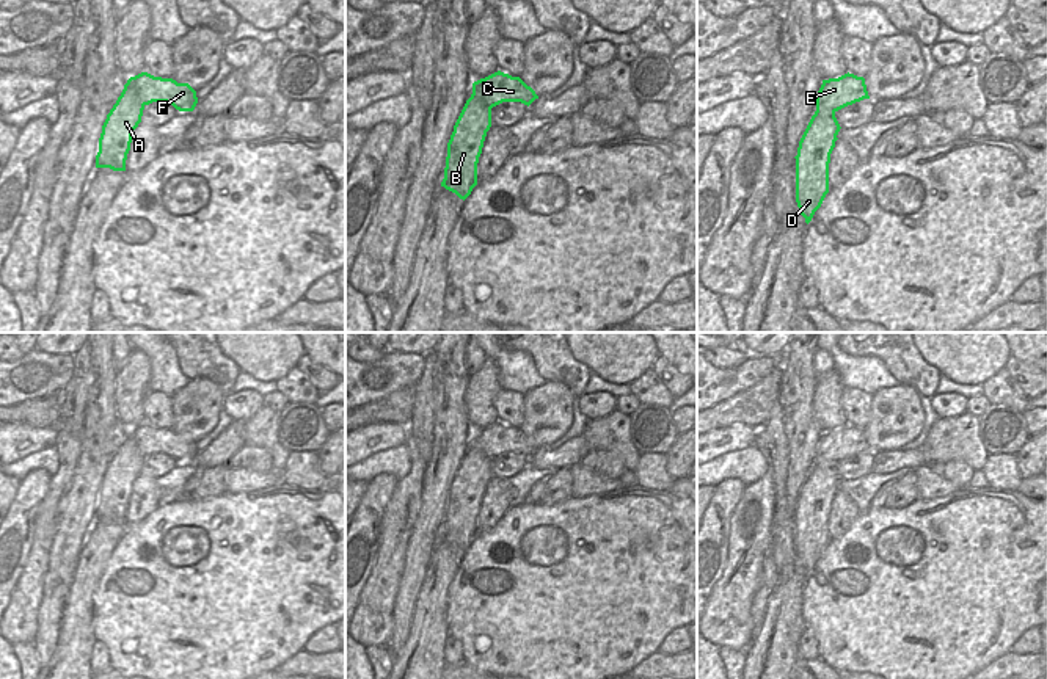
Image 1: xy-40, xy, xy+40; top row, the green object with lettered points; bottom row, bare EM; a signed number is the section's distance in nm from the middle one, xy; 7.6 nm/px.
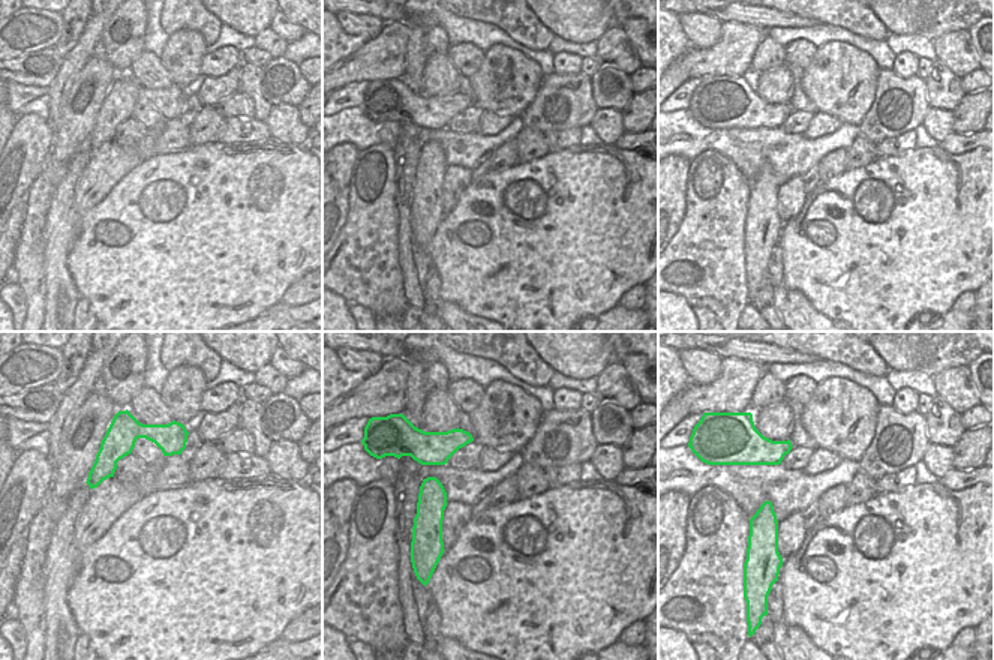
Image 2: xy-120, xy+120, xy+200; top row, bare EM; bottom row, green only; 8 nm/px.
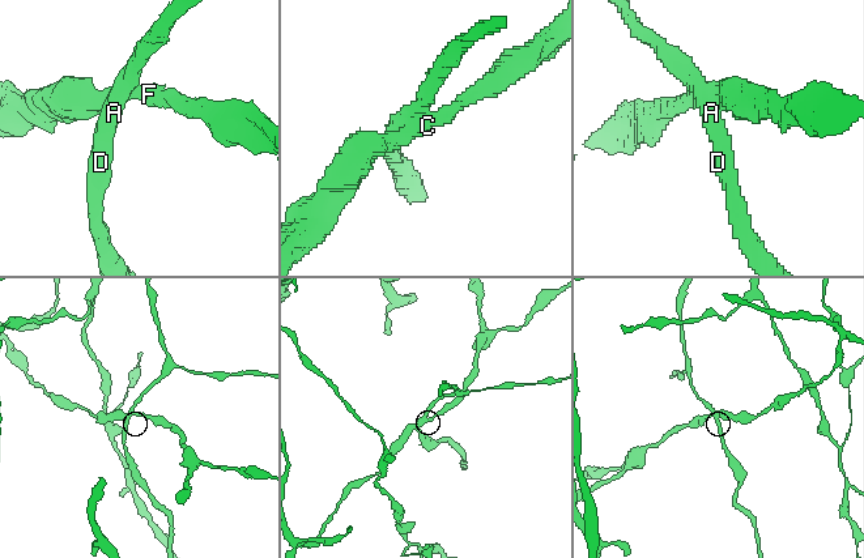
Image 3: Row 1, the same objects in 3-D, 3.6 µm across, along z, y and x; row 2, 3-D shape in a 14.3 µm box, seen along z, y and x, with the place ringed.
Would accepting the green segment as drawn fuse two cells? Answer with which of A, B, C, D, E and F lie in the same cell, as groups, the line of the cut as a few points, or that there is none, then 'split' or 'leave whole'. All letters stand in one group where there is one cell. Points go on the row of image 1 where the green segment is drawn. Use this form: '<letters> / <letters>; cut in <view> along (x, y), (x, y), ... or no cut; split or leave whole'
A B D / C E F; cut in xy-40 along (129, 79), (135, 94), (145, 104); split

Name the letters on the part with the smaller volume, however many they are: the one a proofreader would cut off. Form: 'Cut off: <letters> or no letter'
Cut off: A, B, D.

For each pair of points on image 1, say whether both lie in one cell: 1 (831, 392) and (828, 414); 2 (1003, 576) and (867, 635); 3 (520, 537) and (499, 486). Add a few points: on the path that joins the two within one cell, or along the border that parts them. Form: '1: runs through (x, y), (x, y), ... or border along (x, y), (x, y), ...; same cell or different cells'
1: runs through (828, 397), (828, 410); same cell
2: runs through (969, 576), (926, 596), (901, 601); same cell
3: border along (512, 507), (490, 529), (479, 530); different cells

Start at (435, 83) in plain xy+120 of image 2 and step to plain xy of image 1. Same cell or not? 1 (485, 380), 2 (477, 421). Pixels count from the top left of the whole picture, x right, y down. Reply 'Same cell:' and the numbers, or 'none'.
Same cell: 1, 2

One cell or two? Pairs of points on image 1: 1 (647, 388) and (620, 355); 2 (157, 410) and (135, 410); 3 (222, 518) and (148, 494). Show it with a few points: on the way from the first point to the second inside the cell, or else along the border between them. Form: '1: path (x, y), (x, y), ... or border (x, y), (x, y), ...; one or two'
1: border (650, 367), (628, 384); two
2: border (151, 391), (145, 399), (143, 422); two
3: border (159, 504), (140, 521), (129, 526); two

